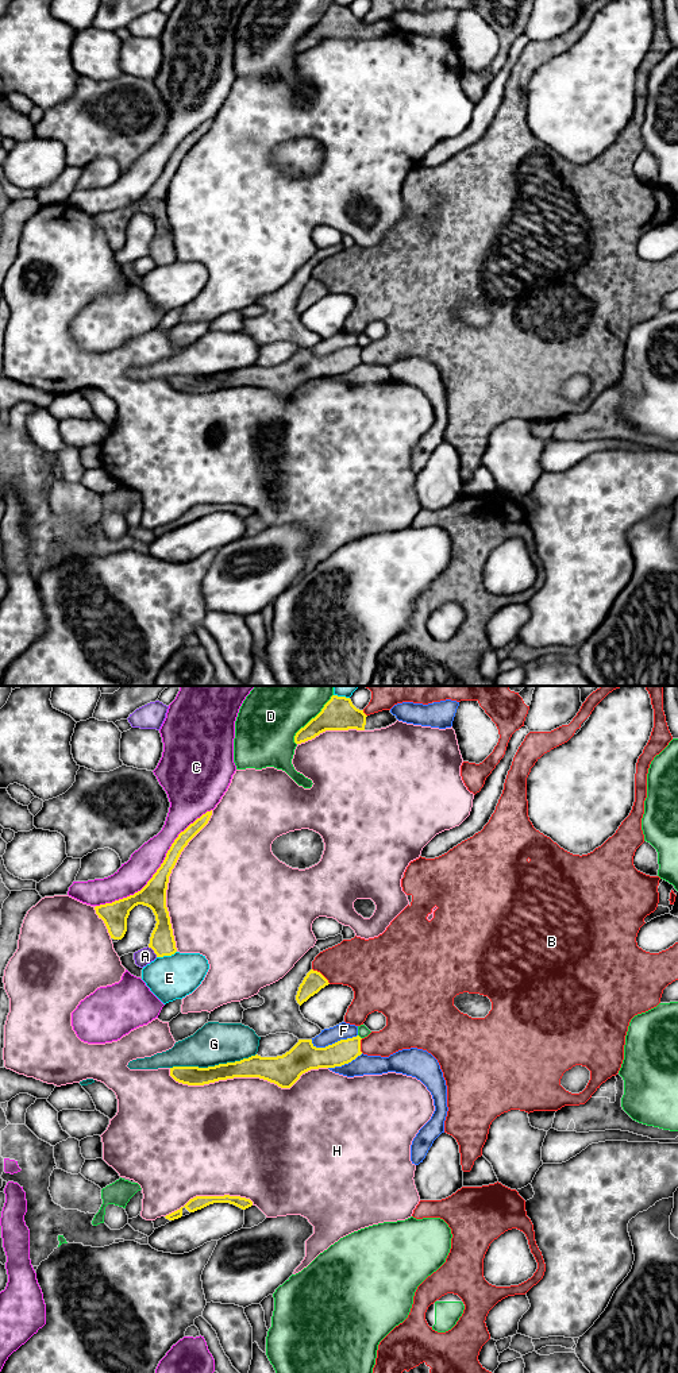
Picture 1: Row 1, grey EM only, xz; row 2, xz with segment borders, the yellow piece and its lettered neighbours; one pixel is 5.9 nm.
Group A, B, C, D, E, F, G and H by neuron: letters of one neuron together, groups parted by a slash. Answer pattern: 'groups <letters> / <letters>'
groups A / B / C / D / E / F / G / H

